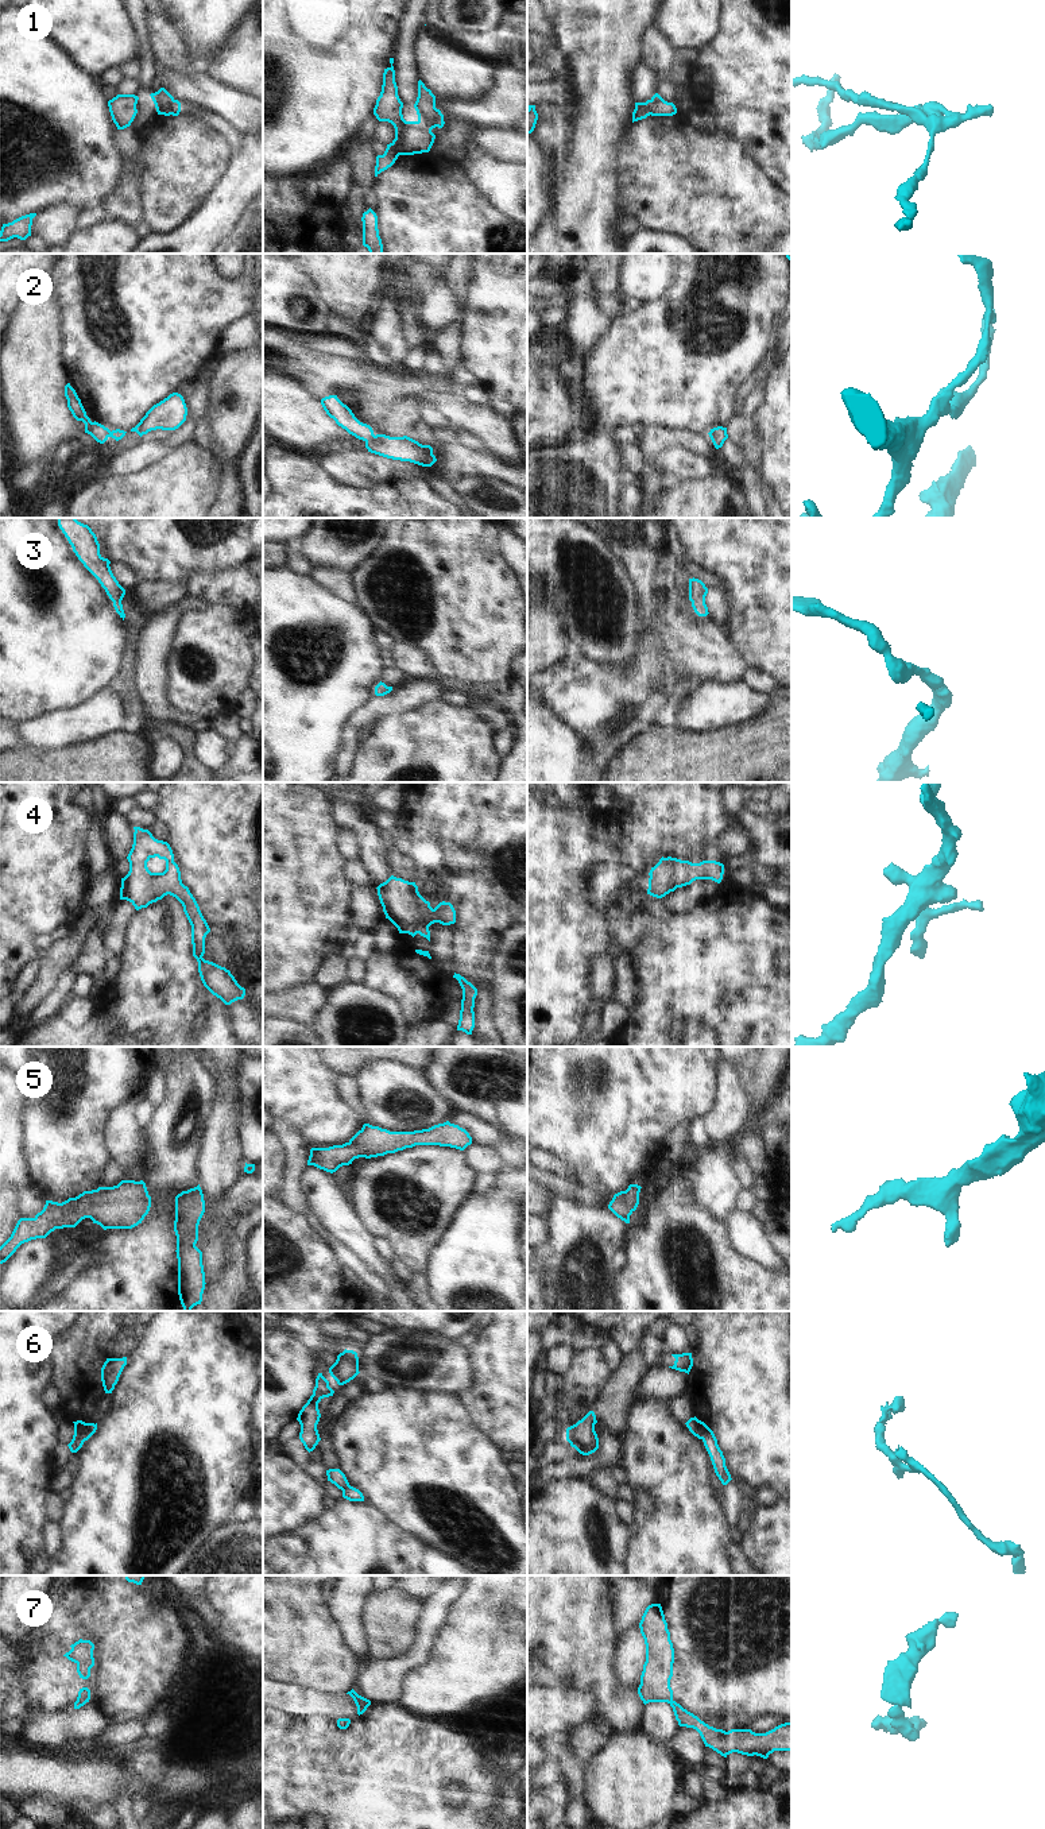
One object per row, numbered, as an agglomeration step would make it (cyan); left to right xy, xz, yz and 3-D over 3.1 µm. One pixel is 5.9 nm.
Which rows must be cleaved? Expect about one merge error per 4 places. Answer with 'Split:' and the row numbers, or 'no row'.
Split: 1, 6

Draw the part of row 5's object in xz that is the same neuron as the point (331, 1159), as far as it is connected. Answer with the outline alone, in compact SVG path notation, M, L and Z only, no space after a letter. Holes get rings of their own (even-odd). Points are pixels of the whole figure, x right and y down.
M364 1124L363 1128L345 1144L329 1148L311 1148L307 1165L326 1172L336 1172L359 1157L378 1157L395 1153L415 1145L440 1145L464 1151L472 1144L469 1133L458 1125L444 1124L414 1132L390 1132L379 1126Z

